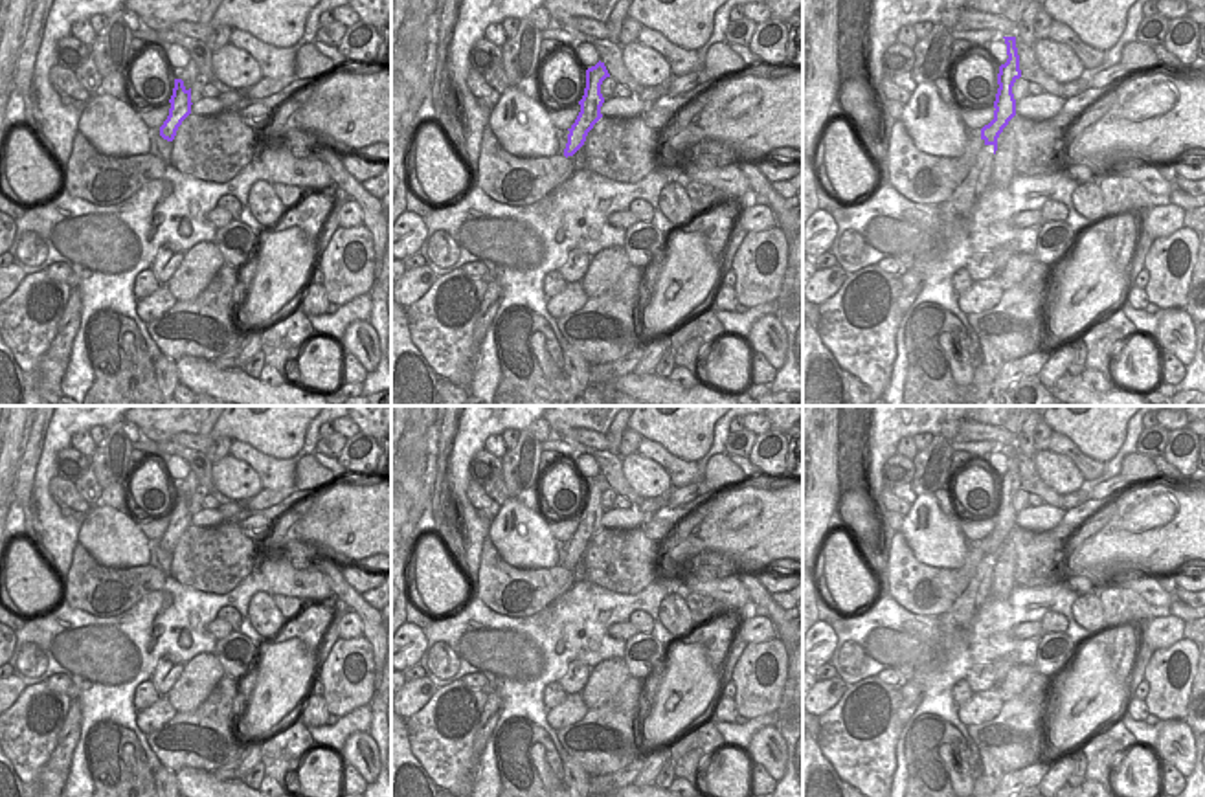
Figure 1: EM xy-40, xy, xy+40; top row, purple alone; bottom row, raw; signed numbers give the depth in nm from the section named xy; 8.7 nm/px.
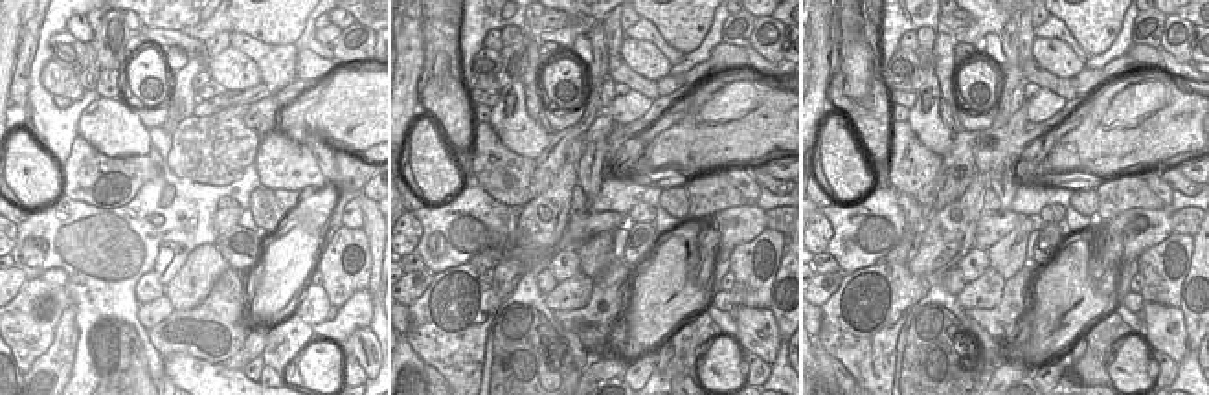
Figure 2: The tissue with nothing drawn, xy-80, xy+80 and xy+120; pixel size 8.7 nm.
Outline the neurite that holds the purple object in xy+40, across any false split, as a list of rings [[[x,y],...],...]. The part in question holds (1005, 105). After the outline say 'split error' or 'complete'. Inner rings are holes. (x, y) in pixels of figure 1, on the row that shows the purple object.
[[[1003,37],[1007,44],[1007,62],[999,66],[997,94],[994,101],[994,119],[981,129],[985,147],[977,152],[968,176],[957,185],[952,196],[940,204],[940,219],[953,226],[968,228],[970,213],[979,195],[992,184],[992,160],[997,151],[997,138],[1016,116],[1014,83],[1021,77],[1016,37]]] | split error

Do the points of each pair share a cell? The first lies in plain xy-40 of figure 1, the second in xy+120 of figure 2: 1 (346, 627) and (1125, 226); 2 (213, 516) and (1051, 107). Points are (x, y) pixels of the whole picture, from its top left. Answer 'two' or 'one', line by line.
1: one
2: one

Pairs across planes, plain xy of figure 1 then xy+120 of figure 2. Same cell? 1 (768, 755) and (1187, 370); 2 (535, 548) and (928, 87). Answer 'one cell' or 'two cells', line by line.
1: two cells
2: one cell

